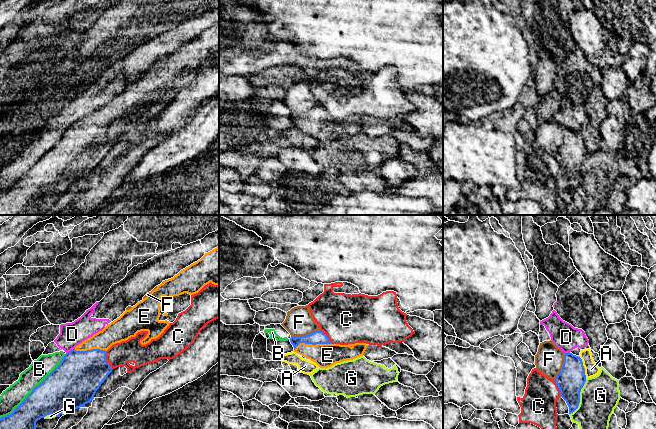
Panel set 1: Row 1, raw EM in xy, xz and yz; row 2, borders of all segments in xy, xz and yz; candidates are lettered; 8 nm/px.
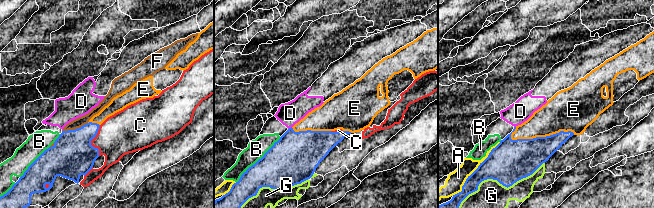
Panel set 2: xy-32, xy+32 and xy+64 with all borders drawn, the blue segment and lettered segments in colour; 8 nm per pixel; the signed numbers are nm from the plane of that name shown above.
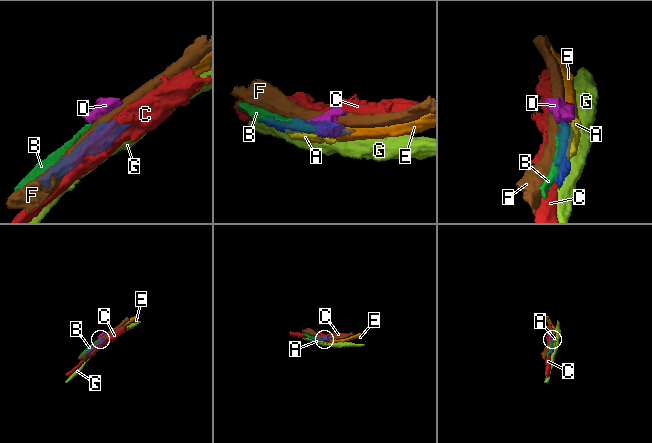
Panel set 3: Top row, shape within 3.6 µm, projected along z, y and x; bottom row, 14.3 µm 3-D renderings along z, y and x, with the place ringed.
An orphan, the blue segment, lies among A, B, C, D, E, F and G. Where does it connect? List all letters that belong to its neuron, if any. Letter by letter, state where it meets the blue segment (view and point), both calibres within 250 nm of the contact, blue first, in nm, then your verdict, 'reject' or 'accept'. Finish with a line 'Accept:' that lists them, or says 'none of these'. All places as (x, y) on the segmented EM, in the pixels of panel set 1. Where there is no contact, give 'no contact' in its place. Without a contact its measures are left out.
A: meets blue in yz at (583, 367); 220 nm thick on the blue side, 110 nm on the other; reject
B: meets blue in xy at (33, 389); 320 nm thick on the blue side, 170 nm on the other; reject
C: meets blue in xy at (105, 360); 380 nm thick on the blue side, 190 nm on the other; reject
D: meets blue in xy at (71, 350); 380 nm thick on the blue side, 190 nm on the other; reject
E: meets blue in xz at (312, 344); 110 nm thick on the blue side, 190 nm on the other; accept
F: meets blue in xz at (305, 335); 110 nm thick on the blue side, 220 nm on the other; reject
G: meets blue in yz at (579, 397); 220 nm thick on the blue side, 300 nm on the other; reject
Accept: E

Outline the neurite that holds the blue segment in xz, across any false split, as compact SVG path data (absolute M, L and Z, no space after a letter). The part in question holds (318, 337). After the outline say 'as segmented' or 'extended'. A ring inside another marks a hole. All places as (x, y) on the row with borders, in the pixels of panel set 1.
M317 330L309 335L291 337L294 352L315 362L320 368L328 368L336 363L363 356L367 344L332 344L327 335Z; extended

